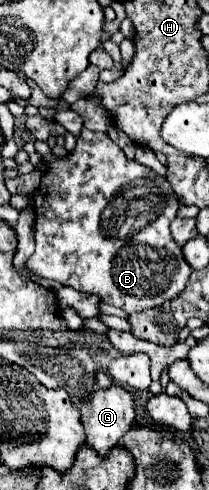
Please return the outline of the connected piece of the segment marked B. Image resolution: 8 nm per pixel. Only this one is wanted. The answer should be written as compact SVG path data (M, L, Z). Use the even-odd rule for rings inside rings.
M82 128L80 136L76 138L76 146L72 152L68 152L64 158L56 158L52 154L52 148L48 146L48 142L40 142L36 140L34 142L34 148L36 152L40 154L42 158L42 164L46 166L44 172L42 172L42 182L38 186L38 190L34 192L32 196L32 206L36 210L36 250L34 254L28 258L26 262L26 268L30 272L34 272L36 276L40 278L46 278L46 280L56 280L60 282L62 286L70 286L74 290L80 290L80 292L88 292L88 294L96 294L100 296L102 302L106 304L112 304L112 306L118 306L122 308L126 314L132 314L132 312L142 312L142 310L148 310L148 308L156 308L160 306L162 302L166 300L172 300L174 296L180 294L180 290L186 286L186 280L188 276L192 274L192 268L184 262L184 256L182 256L182 248L172 240L170 236L170 222L176 218L176 212L180 208L180 202L176 198L176 194L172 192L172 186L168 184L166 178L160 178L154 170L134 162L134 160L128 160L124 156L124 152L108 138L106 132L94 132L94 130L88 130L88 128Z

